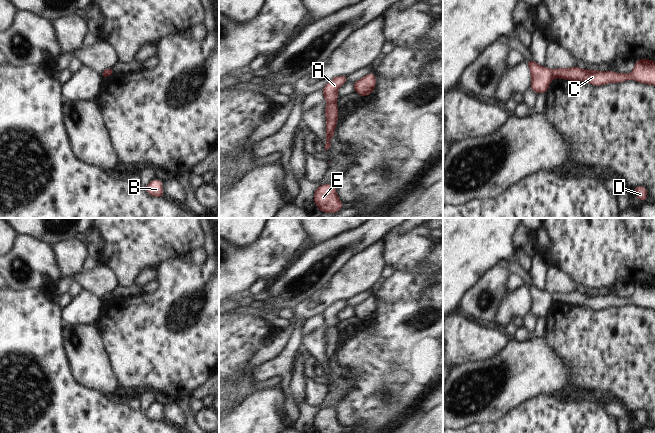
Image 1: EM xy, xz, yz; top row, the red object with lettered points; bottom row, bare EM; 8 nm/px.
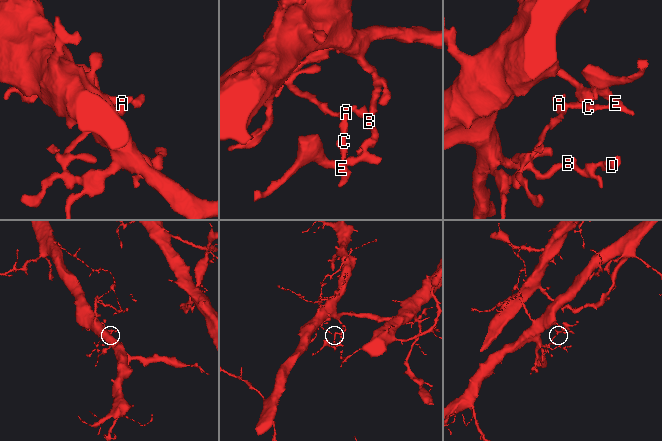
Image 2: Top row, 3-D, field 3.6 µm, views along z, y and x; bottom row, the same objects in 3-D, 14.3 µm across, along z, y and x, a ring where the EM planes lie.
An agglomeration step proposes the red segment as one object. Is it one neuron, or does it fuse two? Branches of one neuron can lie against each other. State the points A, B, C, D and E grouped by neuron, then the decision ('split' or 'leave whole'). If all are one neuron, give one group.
groups A B D / C E; split

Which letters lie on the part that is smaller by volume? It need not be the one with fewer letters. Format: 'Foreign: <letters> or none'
Foreign: C, E

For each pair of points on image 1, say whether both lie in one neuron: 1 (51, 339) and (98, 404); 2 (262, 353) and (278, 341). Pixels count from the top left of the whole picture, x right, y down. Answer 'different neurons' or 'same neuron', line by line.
1: same neuron
2: same neuron

